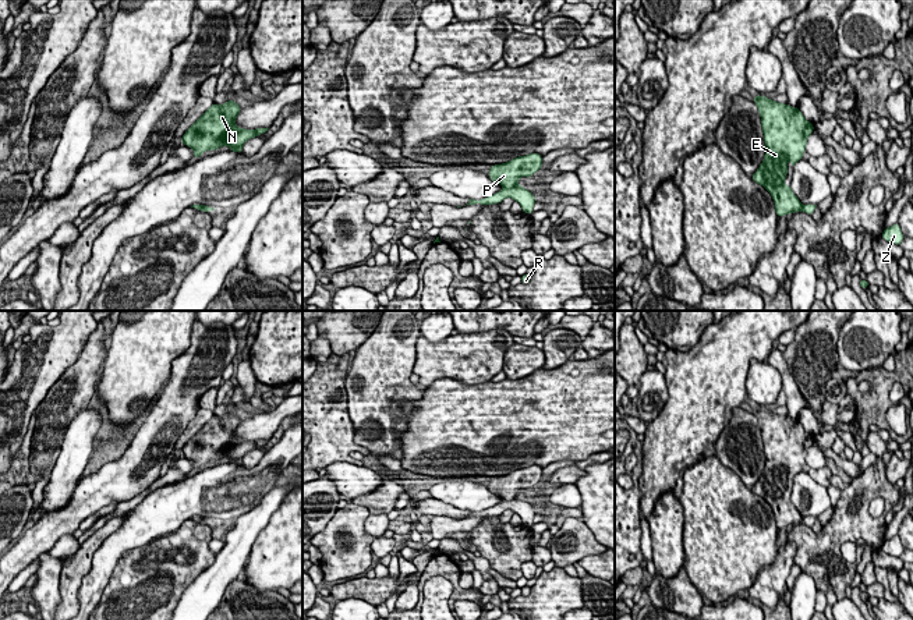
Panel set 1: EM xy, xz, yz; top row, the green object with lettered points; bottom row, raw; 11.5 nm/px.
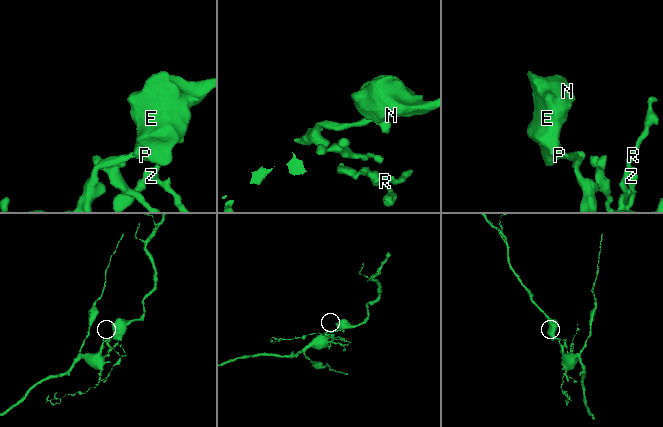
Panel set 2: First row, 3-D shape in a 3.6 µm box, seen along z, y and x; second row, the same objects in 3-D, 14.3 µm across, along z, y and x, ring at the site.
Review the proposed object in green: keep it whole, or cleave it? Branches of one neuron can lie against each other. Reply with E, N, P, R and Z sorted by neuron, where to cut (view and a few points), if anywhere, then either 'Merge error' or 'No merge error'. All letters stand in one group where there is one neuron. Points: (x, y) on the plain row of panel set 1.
Groups: E N P / R Z. Split along xz (517, 496), (503, 500). Merge error

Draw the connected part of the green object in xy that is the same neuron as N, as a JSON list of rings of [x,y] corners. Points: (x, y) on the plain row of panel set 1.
[[[231,411],[224,417],[213,415],[181,449],[181,454],[194,461],[194,471],[206,463],[216,463],[224,457],[230,464],[243,465],[243,457],[269,440],[238,440],[236,429],[241,419]]]

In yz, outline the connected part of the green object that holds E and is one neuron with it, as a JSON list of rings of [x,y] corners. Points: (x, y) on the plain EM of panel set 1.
[[[761,407],[754,408],[754,415],[761,429],[765,454],[764,472],[751,488],[772,509],[776,528],[786,528],[803,522],[803,517],[783,493],[788,488],[788,474],[795,478],[803,471],[807,450],[814,437],[804,431],[799,419],[778,415]]]

